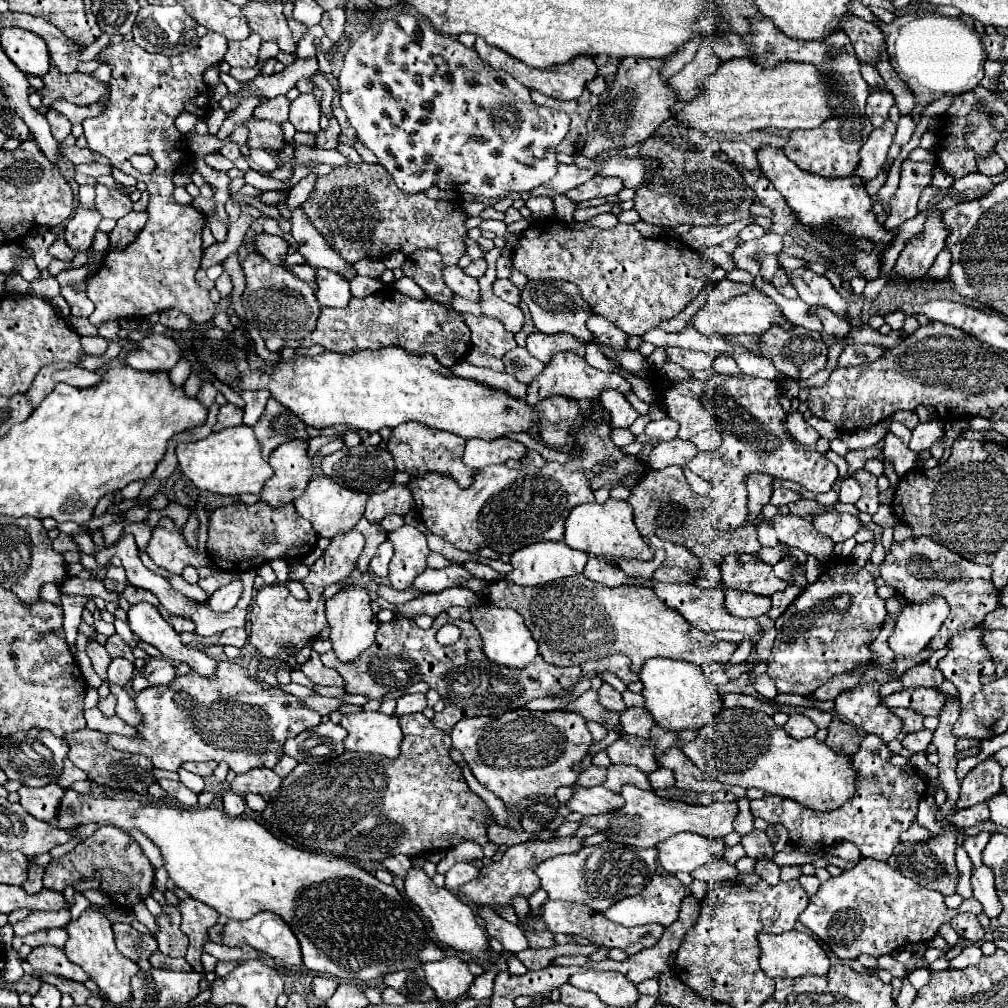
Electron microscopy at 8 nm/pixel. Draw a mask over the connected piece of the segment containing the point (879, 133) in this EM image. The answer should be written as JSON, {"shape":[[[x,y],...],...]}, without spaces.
{"shape":[[[889,120],[887,124],[883,124],[883,128],[873,130],[869,140],[863,144],[859,152],[861,160],[859,160],[859,166],[855,168],[855,176],[861,178],[861,182],[871,182],[879,176],[879,172],[883,170],[883,162],[887,158],[893,134],[895,134],[895,124]]]}

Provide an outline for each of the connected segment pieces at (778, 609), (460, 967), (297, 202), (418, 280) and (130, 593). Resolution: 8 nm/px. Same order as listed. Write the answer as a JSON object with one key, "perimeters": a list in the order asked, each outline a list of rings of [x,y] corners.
{"perimeters":[[[[789,586],[789,588],[783,590],[783,592],[775,592],[775,594],[771,596],[773,606],[771,606],[771,610],[767,612],[767,616],[769,616],[771,620],[775,620],[777,616],[781,616],[781,614],[785,612],[785,608],[791,604],[791,600],[795,600],[795,596],[797,596],[799,592],[801,592],[799,586]]],[[[445,956],[443,960],[427,962],[423,964],[423,972],[425,972],[427,984],[435,990],[437,1000],[441,1002],[457,1000],[467,992],[467,988],[473,982],[467,962],[463,962],[457,956]]],[[[309,174],[309,176],[305,176],[303,180],[299,180],[291,190],[289,190],[289,194],[287,194],[287,208],[289,210],[295,210],[295,208],[299,208],[305,200],[307,200],[307,196],[309,196],[309,192],[313,190],[313,184],[315,184],[315,174]]],[[[416,250],[401,267],[423,292],[435,302],[451,302],[453,292],[443,284],[441,256],[435,250]]],[[[129,586],[123,590],[123,598],[129,602],[129,604],[137,604],[137,602],[149,602],[153,606],[159,604],[159,600],[145,588],[137,588],[137,586]]]]}

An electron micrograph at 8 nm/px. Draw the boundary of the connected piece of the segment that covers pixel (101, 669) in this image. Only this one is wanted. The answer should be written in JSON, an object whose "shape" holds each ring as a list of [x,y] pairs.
{"shape":[[[89,640],[89,644],[87,644],[87,656],[91,658],[93,668],[95,668],[95,672],[99,674],[99,678],[105,680],[107,668],[109,668],[109,664],[111,664],[111,656],[107,654],[105,646],[101,646],[101,644],[95,642],[95,640]]]}

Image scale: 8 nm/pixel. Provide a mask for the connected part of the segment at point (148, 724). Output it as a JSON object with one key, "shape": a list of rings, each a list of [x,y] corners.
{"shape":[[[217,662],[213,678],[189,672],[181,678],[175,678],[169,684],[149,686],[137,692],[133,696],[133,702],[141,714],[141,722],[135,726],[137,736],[109,734],[107,744],[121,752],[143,754],[153,762],[155,768],[163,768],[169,772],[177,772],[183,766],[183,762],[189,760],[227,762],[235,774],[247,774],[253,768],[273,768],[283,756],[283,744],[287,738],[293,738],[299,732],[321,724],[321,716],[315,710],[307,708],[299,698],[277,688],[265,690],[259,680],[249,676],[247,668],[235,662]]]}

